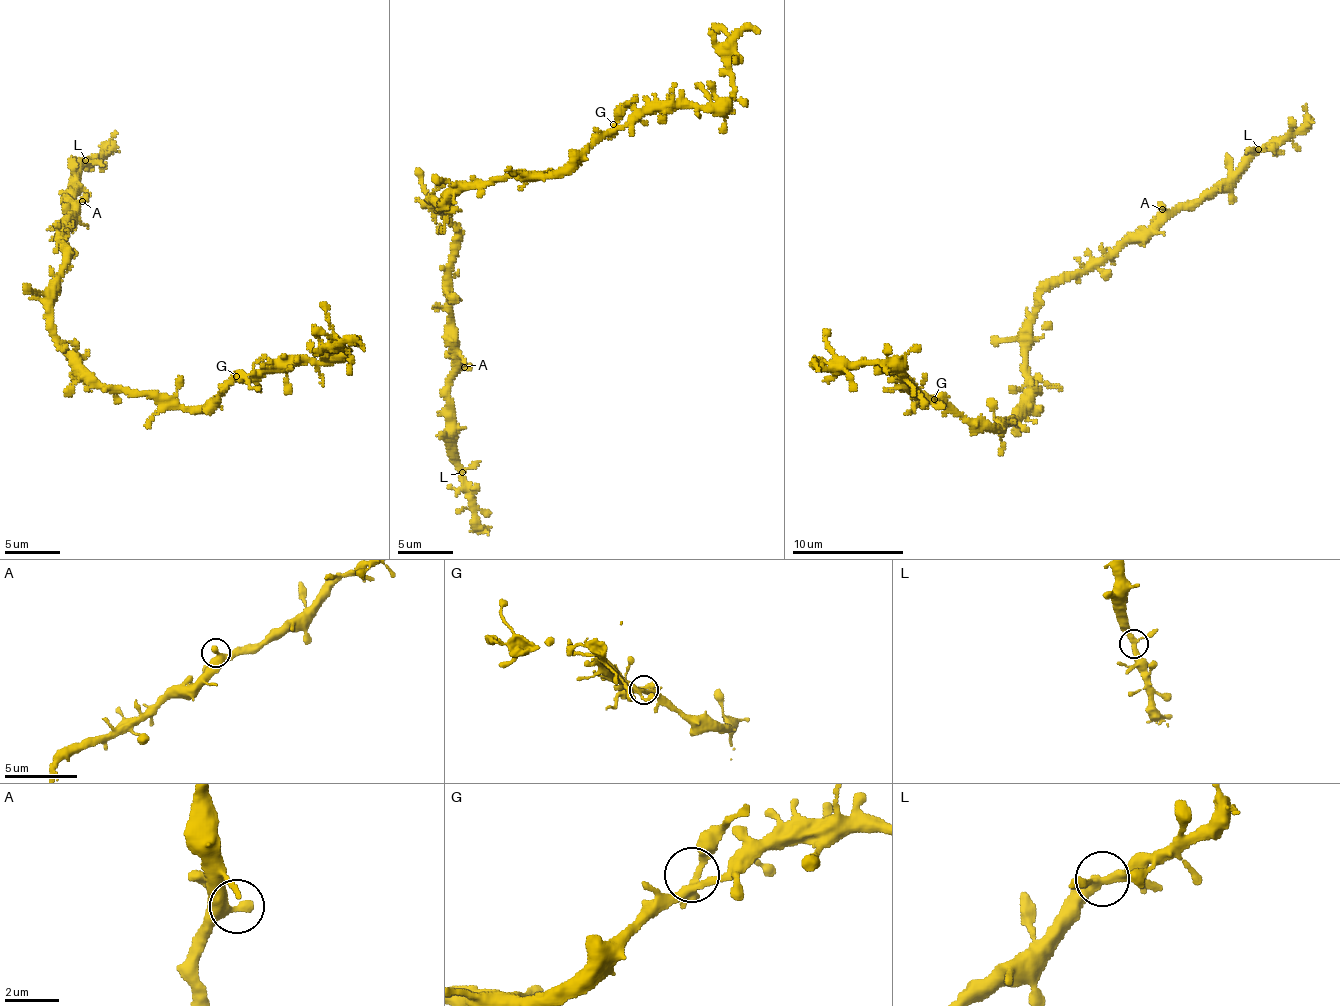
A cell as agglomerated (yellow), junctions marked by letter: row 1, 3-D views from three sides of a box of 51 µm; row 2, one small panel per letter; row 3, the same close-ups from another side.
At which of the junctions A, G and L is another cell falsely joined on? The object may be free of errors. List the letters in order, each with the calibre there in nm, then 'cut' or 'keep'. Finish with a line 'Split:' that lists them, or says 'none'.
A: 320 nm thick; keep
G: 320 nm thick; keep
L: 320 nm thick; keep
Split: none

